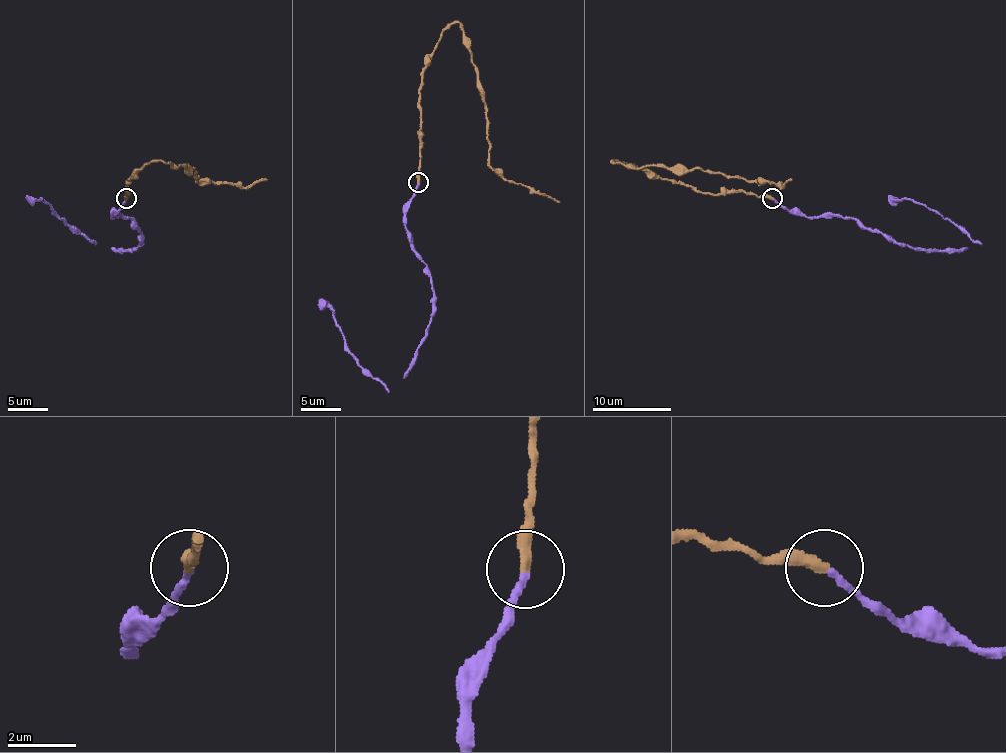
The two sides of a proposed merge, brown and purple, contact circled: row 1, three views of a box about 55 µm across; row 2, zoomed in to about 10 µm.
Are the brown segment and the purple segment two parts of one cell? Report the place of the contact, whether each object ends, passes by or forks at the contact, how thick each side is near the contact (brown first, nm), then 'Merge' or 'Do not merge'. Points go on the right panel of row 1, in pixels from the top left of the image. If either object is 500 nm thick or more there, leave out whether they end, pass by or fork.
Place: (772, 198). At the ring brown ends. At the ring purple ends. Thickness 340 nm (brown) against 200 nm. Merge

